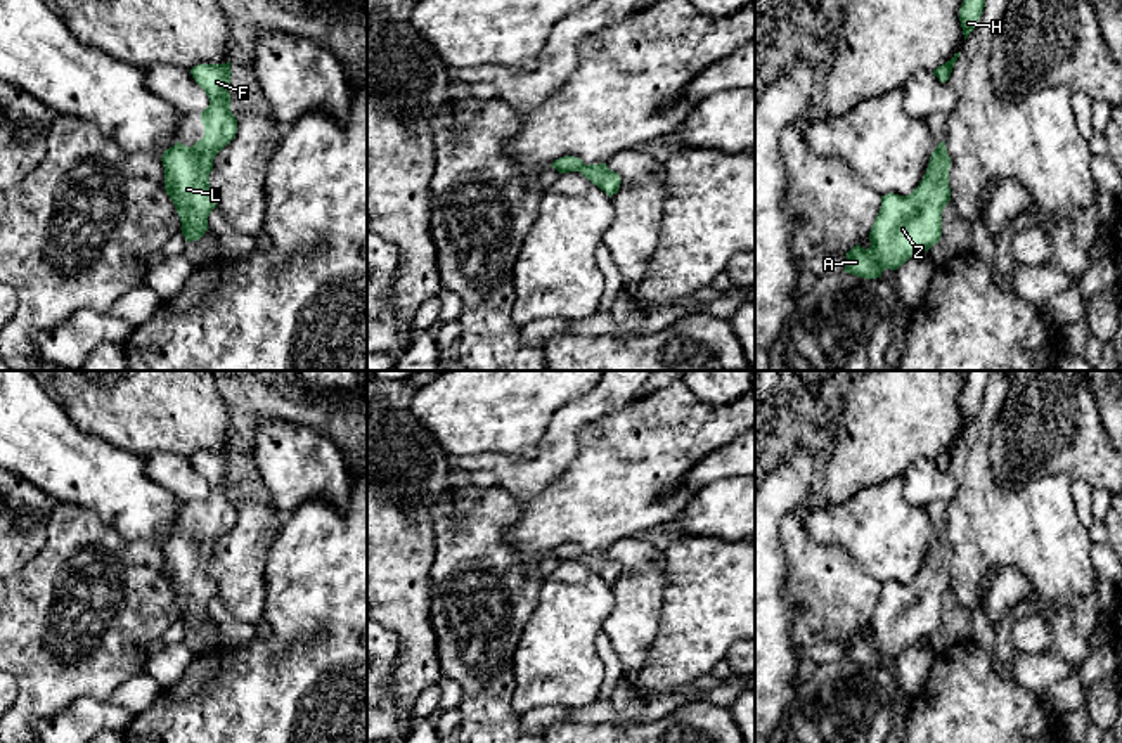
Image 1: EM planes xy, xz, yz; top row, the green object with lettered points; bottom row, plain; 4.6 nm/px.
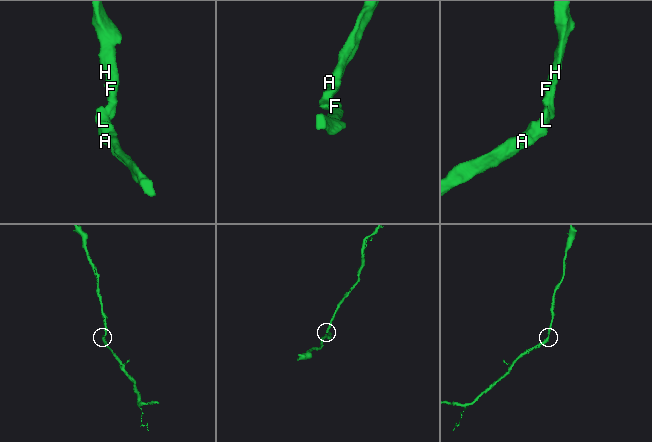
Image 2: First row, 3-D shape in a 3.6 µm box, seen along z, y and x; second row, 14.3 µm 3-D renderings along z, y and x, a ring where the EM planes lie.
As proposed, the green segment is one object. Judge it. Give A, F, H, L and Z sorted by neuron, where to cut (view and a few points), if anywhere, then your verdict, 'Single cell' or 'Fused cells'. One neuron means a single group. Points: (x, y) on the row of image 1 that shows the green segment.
Groups: A F H L Z. No split. Single cell

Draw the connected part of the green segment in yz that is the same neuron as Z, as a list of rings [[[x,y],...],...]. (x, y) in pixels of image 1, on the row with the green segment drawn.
[[[940,142],[932,152],[923,180],[909,196],[899,196],[893,192],[881,196],[881,208],[869,232],[871,246],[864,249],[855,244],[845,253],[847,265],[843,272],[864,279],[876,279],[881,277],[883,270],[897,270],[912,255],[928,251],[937,244],[942,236],[942,211],[951,201],[949,168],[951,158],[945,142]]]

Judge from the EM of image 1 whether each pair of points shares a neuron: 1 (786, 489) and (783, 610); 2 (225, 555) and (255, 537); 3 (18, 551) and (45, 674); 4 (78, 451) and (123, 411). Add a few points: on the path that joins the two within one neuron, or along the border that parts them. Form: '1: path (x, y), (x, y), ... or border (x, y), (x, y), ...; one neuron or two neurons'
1: path (773, 518), (773, 581); one neuron
2: path (232, 555), (238, 555), (248, 544); one neuron
3: border (45, 534), (45, 544), (18, 572); two neurons
4: border (64, 409), (82, 430), (132, 452); two neurons

